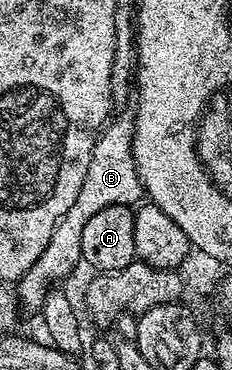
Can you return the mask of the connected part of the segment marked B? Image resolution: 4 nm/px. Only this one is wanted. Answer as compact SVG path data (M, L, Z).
M127 110L120 111L119 114L120 116L116 115L95 139L93 158L89 158L89 171L85 173L85 182L81 182L81 191L77 193L73 206L69 206L69 210L65 210L65 214L57 222L53 234L49 237L49 246L41 250L41 258L37 258L37 262L33 262L33 266L29 266L27 273L17 282L17 300L24 309L27 307L29 311L38 313L42 309L46 295L60 283L58 280L70 277L75 272L83 258L81 230L85 230L93 214L105 210L105 206L135 206L144 199L143 183L137 174L131 149L135 118Z

